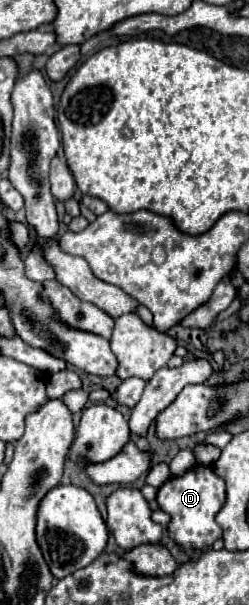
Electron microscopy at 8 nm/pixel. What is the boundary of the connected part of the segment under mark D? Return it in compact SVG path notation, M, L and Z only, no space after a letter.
M195 465L189 471L185 471L179 477L169 477L159 489L157 489L157 503L159 509L171 515L171 521L167 525L169 537L183 549L207 549L217 539L221 539L221 527L215 521L215 515L225 505L225 481L213 471L213 467L207 465Z

